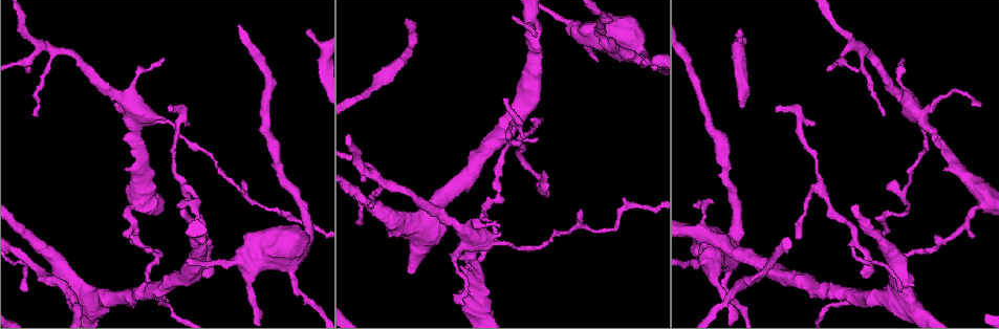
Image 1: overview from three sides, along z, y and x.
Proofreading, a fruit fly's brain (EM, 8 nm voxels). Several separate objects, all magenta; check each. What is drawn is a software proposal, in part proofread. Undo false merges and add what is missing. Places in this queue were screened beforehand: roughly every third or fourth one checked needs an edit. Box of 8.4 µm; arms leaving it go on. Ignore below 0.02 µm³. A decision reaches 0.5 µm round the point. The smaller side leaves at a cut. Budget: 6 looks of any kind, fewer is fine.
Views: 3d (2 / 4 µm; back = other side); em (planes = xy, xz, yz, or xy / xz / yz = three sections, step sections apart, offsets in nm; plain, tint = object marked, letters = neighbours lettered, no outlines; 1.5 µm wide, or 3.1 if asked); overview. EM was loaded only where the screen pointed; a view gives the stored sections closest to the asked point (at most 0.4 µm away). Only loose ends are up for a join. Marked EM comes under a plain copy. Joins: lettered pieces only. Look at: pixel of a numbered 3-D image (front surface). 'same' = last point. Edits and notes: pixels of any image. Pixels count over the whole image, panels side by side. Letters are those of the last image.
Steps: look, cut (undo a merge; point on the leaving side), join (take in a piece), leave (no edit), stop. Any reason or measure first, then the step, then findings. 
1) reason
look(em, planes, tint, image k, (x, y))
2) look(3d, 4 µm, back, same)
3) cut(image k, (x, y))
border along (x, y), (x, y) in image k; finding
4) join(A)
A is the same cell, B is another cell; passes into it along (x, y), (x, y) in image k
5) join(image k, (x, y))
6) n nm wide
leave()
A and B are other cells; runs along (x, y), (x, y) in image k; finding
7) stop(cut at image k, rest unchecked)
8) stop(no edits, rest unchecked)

calibre changes
look(em, xy, step 8, letters, image 1, (290, 276))

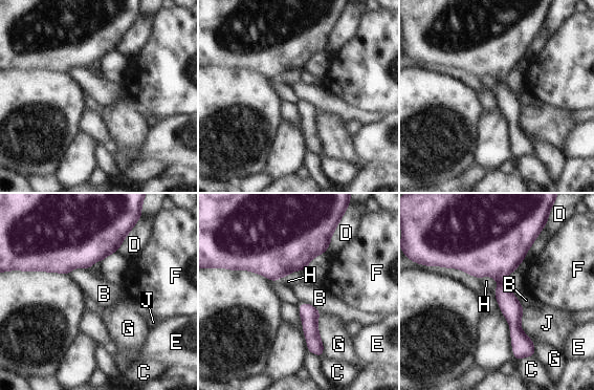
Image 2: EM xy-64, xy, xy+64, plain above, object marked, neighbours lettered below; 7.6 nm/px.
another direction
look(em, planes, letters, same)

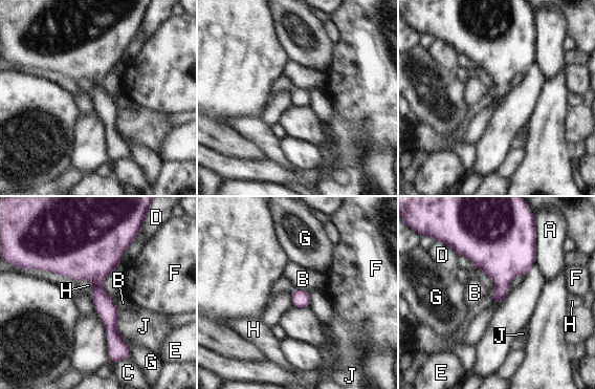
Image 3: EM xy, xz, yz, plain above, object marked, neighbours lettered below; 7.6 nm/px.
leave()
A, B, C, D, E, F, G, H and J are other cells; border along (294, 288), (307, 290) in image 3; all the same neuron

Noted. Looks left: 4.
free end
look(3d, 4 µm, back, image 1, (513, 18))

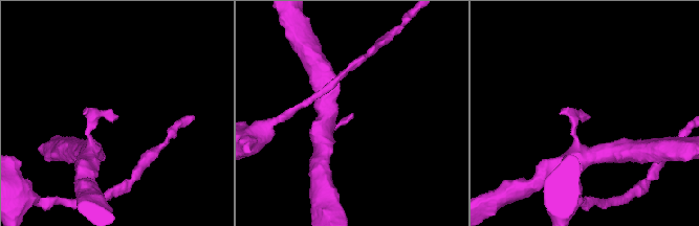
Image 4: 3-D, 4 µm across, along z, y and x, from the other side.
shape alone is not enough
look(em, planes, letters, image 4, (351, 116))

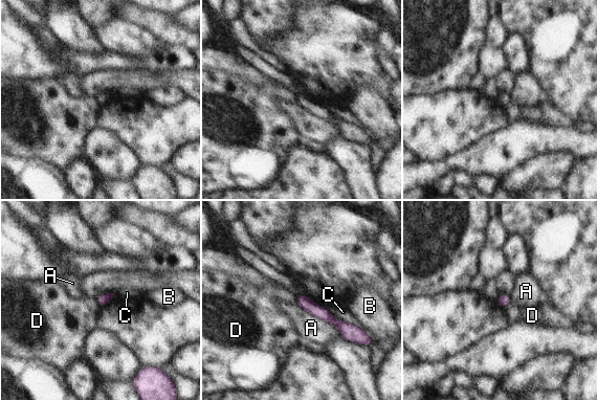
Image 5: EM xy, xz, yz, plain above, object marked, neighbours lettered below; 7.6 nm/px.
leave()
A, B, C and D are other cells; border along (94, 298), (102, 307) in image 5; no lettered piece goes on from it

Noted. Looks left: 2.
free end
look(em, yz, step 4, letters, image 1, (546, 196))

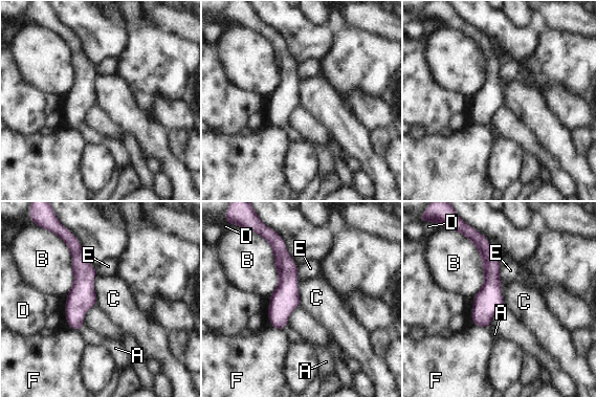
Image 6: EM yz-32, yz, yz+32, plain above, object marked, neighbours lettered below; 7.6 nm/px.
B touches over 460 nm
join(A)
A is the same cell, B, C, D, E and F are other cells; passes into it along (284, 299), (283, 327), (292, 336) in image 6; the neuron continues

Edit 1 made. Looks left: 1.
stop(join at image 6, rest unchecked)

